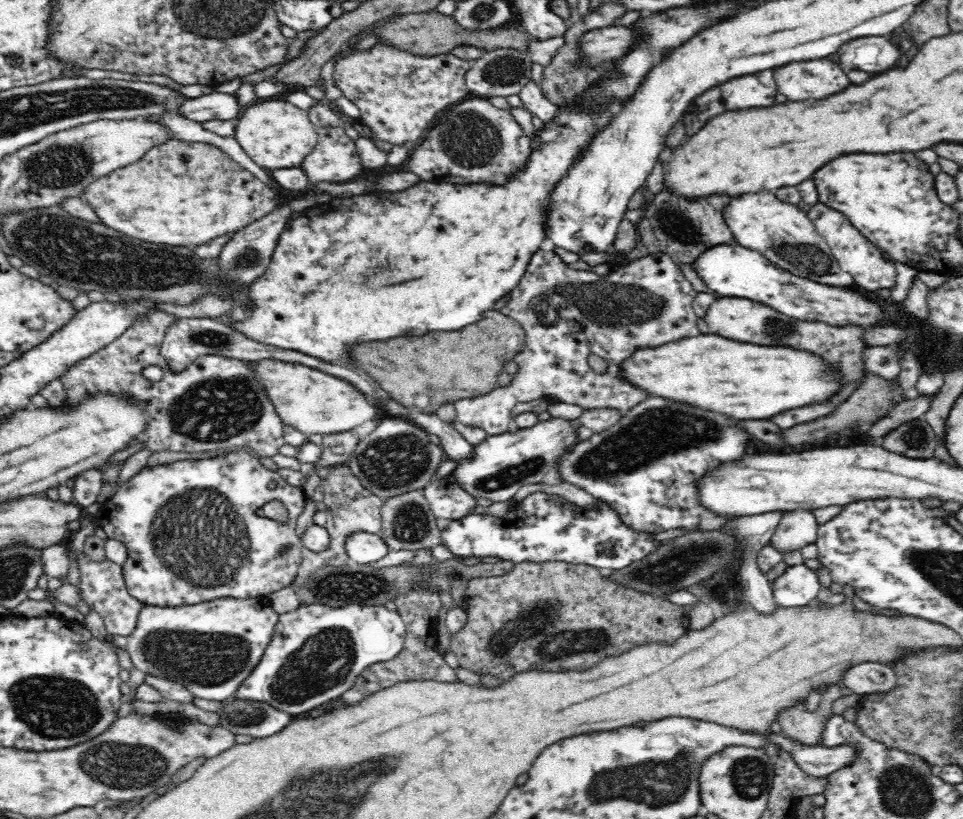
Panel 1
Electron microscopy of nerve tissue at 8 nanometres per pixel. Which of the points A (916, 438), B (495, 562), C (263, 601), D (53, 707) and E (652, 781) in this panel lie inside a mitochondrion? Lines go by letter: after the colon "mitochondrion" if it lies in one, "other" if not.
A: mitochondrion
B: other
C: other
D: mitochondrion
E: mitochondrion

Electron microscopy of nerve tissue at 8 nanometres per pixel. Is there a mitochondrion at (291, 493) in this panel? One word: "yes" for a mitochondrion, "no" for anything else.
no

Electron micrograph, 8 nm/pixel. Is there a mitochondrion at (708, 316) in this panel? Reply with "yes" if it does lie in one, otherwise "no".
no

